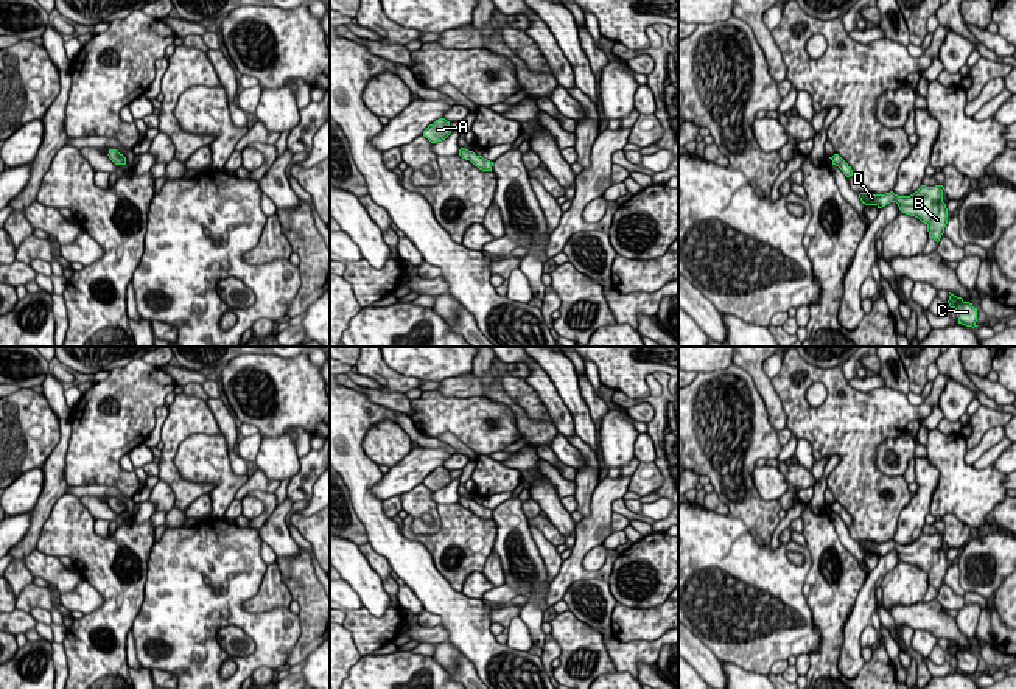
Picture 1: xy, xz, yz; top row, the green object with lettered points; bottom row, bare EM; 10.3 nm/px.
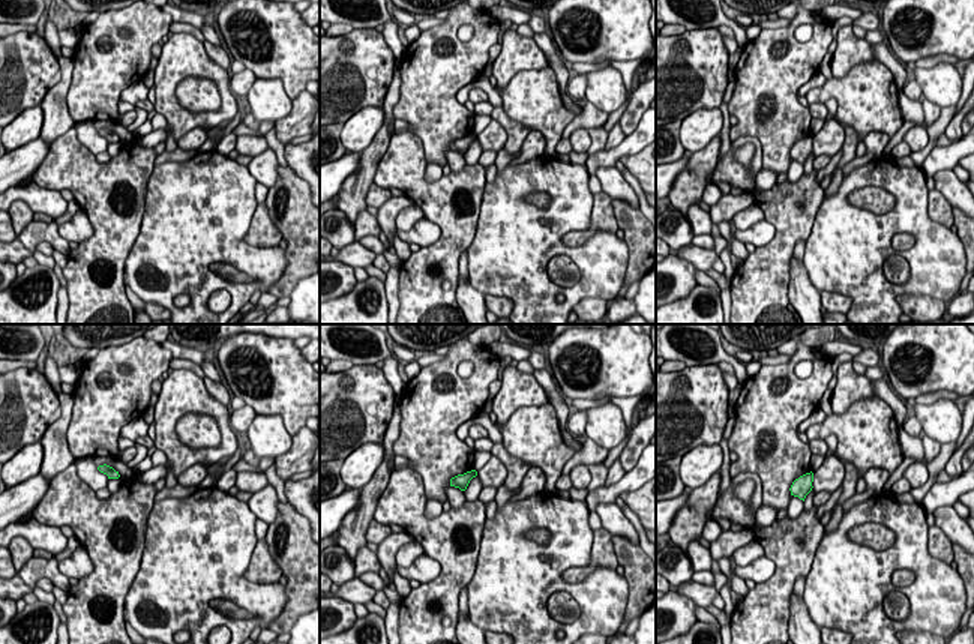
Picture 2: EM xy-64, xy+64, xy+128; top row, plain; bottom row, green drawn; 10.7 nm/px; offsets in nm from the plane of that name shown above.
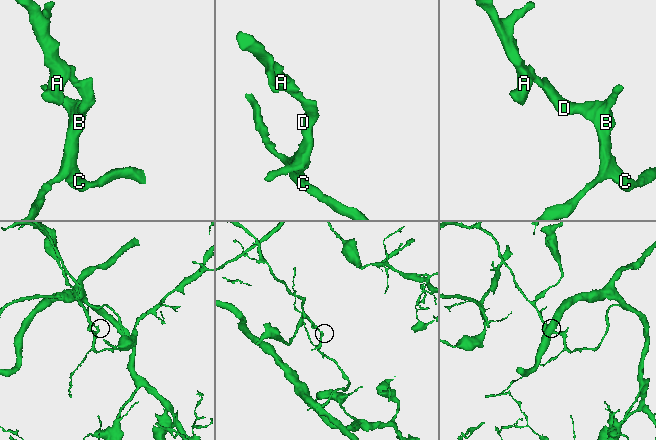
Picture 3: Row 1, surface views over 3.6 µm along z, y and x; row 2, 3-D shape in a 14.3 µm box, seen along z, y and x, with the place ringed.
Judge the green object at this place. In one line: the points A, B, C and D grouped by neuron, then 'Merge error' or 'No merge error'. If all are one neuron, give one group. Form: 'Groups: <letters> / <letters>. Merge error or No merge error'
Groups: A B C D. No merge error

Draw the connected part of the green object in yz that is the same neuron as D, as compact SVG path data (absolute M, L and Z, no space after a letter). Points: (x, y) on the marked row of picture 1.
M921 185L910 196L898 196L890 191L885 194L860 193L859 198L862 204L876 205L878 208L896 202L902 213L924 222L927 226L929 238L934 238L938 243L949 219L946 204L943 202L943 190L943 185Z

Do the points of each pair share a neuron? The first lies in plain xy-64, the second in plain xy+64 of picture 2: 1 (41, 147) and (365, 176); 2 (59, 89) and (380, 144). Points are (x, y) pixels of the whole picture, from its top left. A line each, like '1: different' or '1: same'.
1: different
2: same

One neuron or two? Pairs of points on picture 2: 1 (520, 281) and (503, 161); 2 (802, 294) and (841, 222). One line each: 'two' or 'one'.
1: two
2: two

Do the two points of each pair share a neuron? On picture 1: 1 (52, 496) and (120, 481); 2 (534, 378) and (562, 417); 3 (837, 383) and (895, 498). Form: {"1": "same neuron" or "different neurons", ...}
{"1": "different neurons", "2": "same neuron", "3": "same neuron"}

